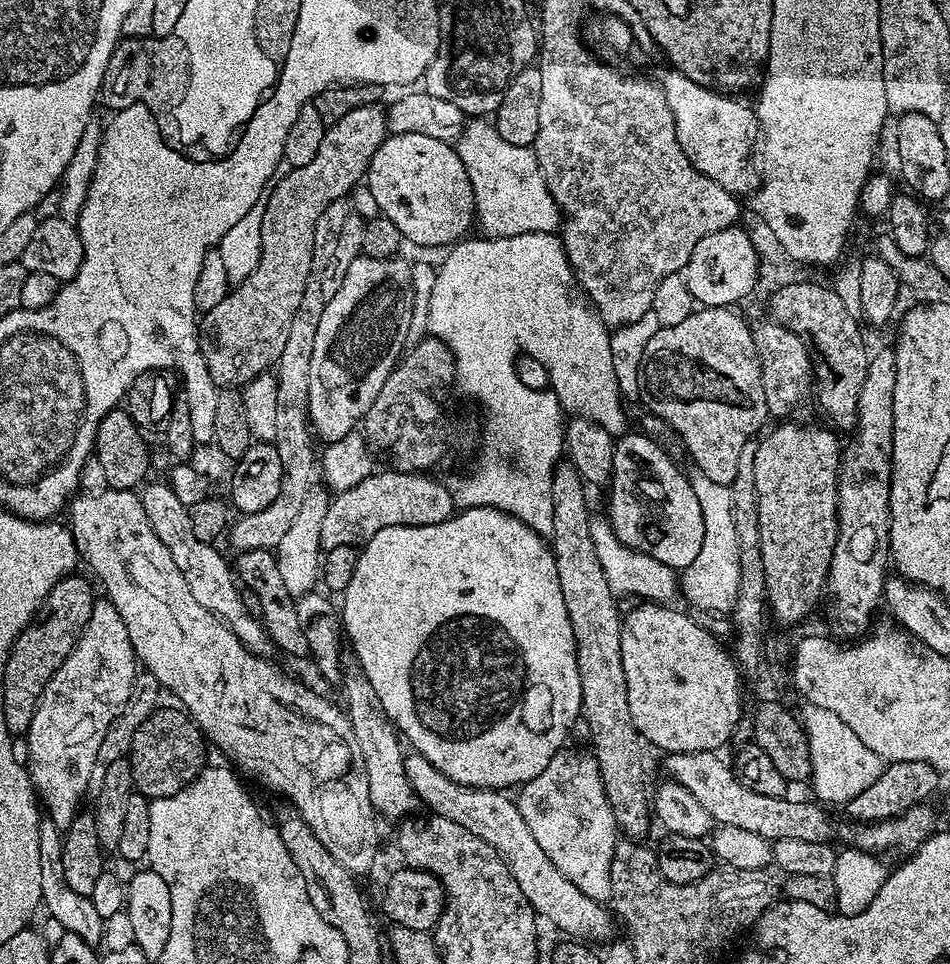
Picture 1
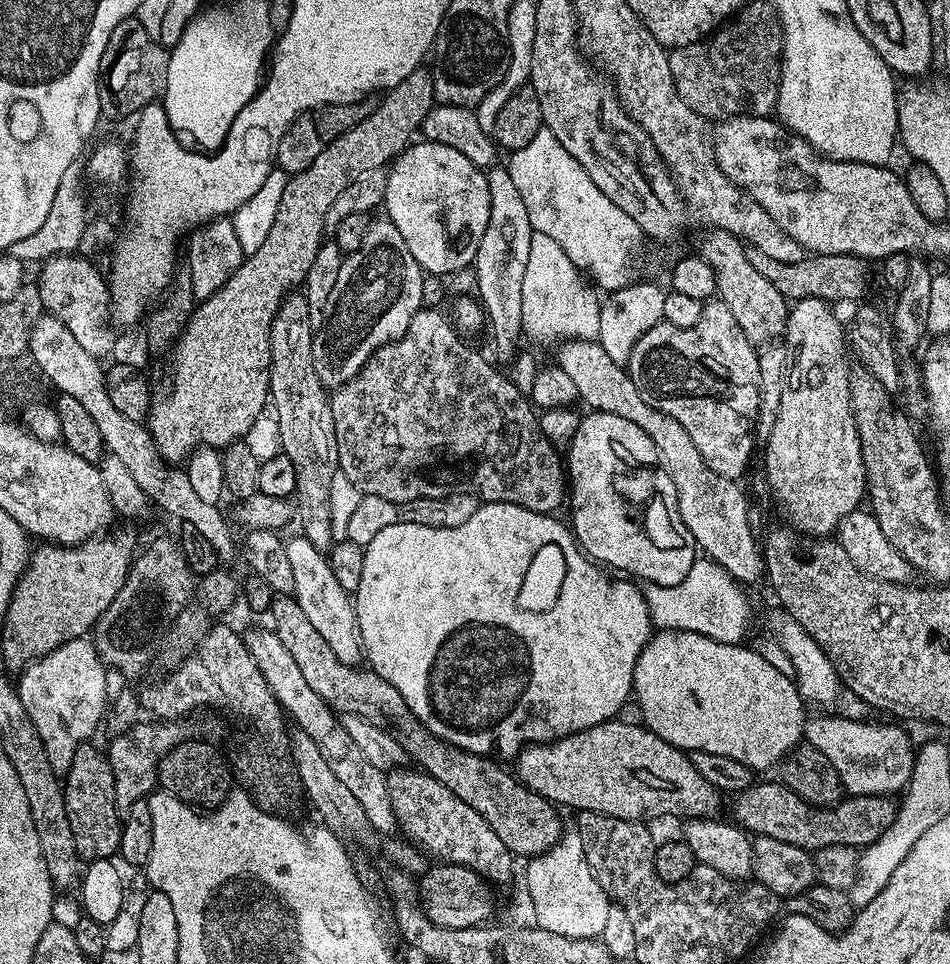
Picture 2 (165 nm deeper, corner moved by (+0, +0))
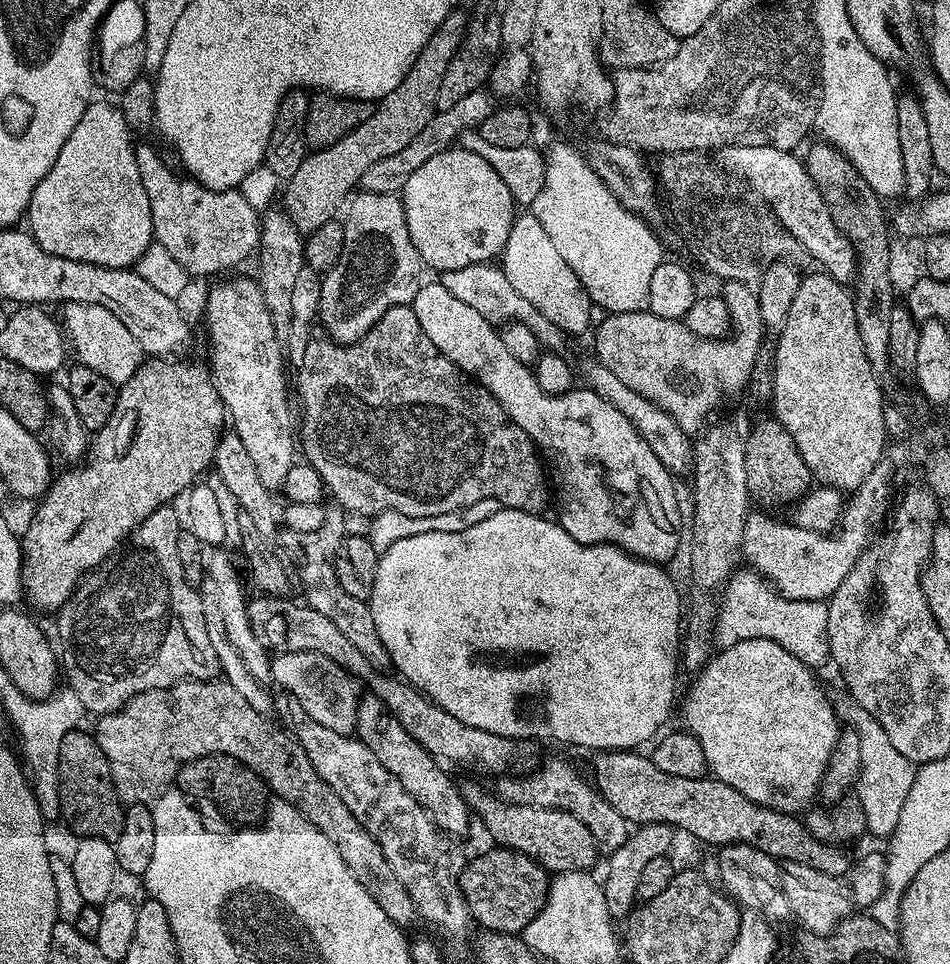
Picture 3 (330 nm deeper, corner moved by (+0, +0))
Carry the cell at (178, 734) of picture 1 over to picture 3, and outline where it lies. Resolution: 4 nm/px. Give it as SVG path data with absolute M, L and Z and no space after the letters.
M203 756L194 758L180 767L175 787L193 801L209 800L222 815L236 826L256 826L264 819L270 803L267 784L254 770L229 756Z

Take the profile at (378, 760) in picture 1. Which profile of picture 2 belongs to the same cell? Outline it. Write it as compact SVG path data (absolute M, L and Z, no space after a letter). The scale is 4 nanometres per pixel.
M302 534L288 536L284 541L287 557L290 558L291 574L294 577L295 596L298 606L310 618L310 622L322 634L322 638L334 650L338 662L359 665L365 659L360 643L360 627L356 621L356 605L353 597L342 586L338 586L338 578L334 578L334 570L330 570L327 555L317 550Z

